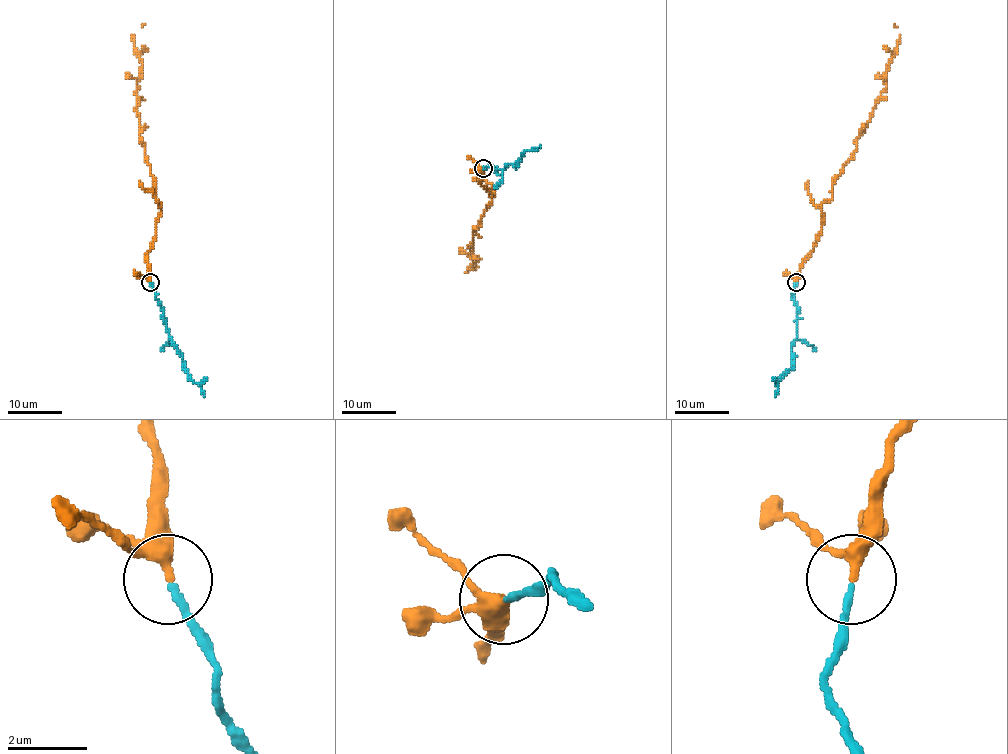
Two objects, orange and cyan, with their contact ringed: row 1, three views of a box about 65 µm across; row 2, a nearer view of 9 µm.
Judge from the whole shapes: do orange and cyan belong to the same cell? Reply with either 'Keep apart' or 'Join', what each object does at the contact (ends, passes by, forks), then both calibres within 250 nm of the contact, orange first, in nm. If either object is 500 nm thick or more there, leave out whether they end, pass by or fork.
Join. At the ring orange passes by. At the ring cyan ends. Thickness 280 nm (orange) against 170 nm

